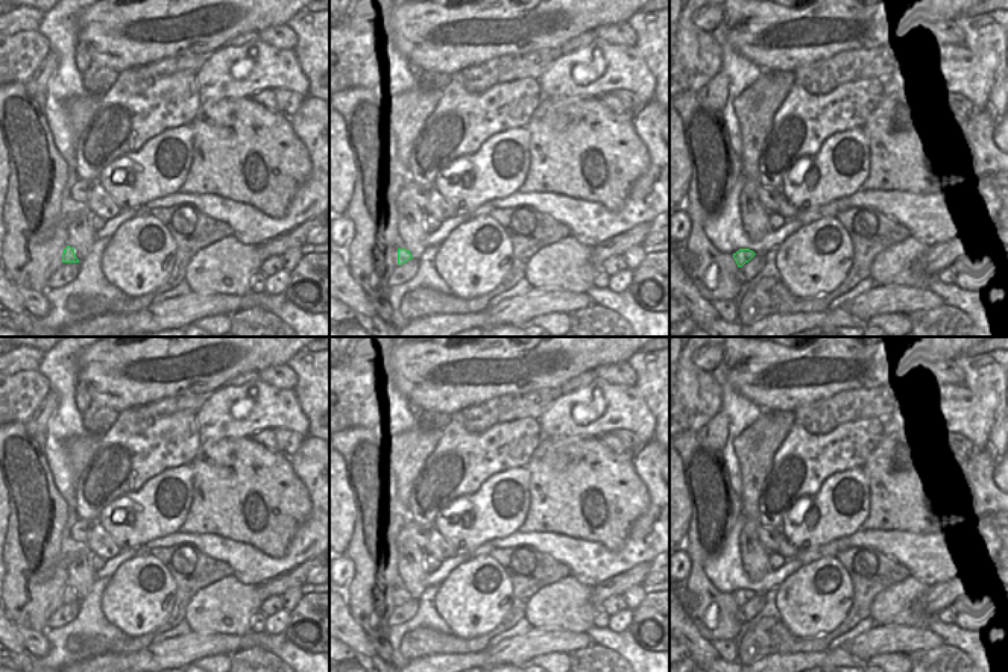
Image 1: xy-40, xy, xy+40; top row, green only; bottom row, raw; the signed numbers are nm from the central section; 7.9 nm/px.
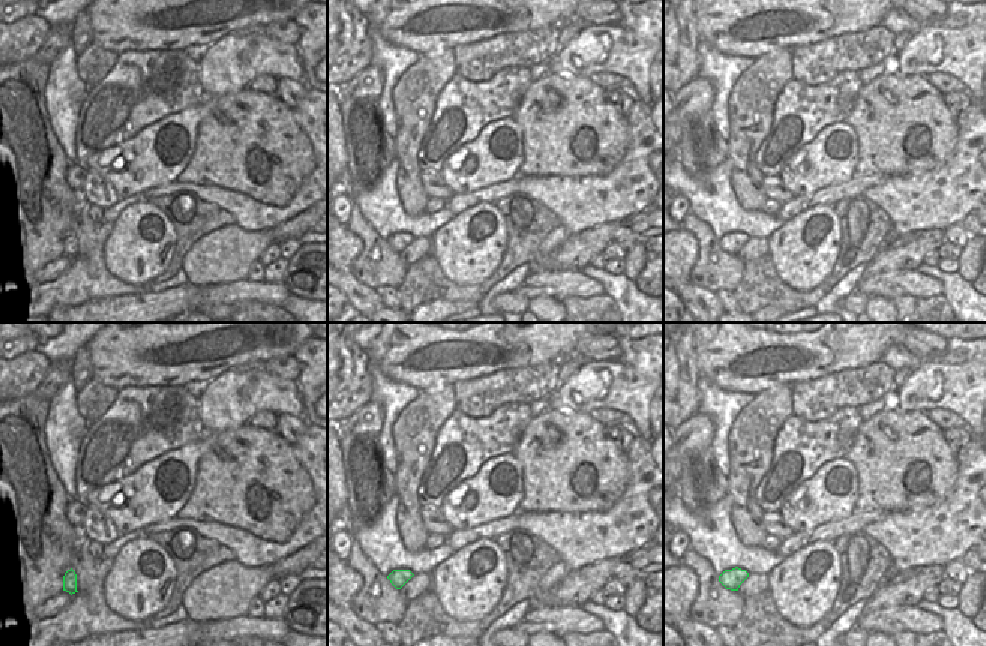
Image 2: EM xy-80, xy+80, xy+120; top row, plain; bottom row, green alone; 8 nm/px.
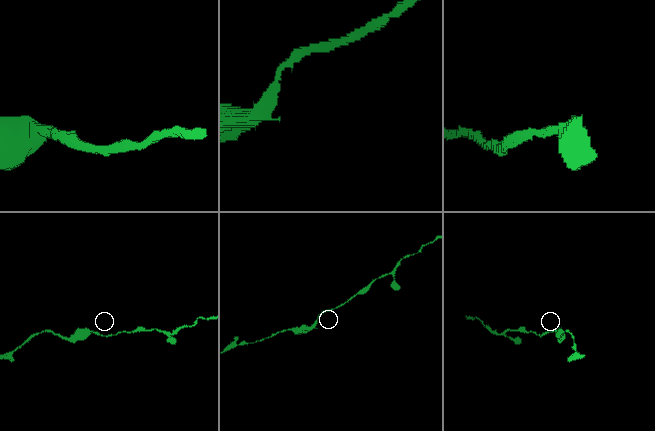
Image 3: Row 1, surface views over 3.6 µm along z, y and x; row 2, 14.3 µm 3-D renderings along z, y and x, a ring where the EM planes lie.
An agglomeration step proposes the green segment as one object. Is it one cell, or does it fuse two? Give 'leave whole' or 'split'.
leave whole

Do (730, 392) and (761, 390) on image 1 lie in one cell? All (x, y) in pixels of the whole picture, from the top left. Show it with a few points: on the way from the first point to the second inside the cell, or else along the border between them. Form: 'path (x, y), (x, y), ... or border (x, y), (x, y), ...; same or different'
border (723, 361), (727, 367), (727, 379), (762, 410); different

